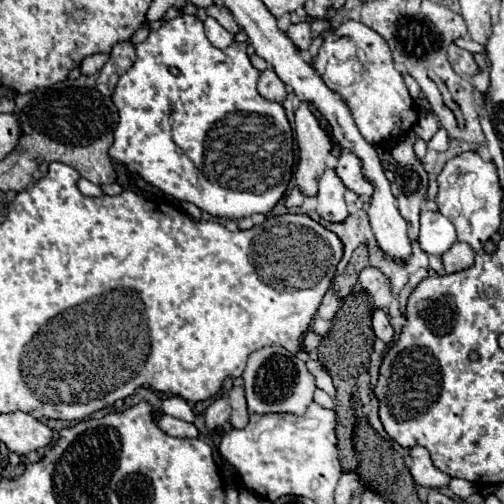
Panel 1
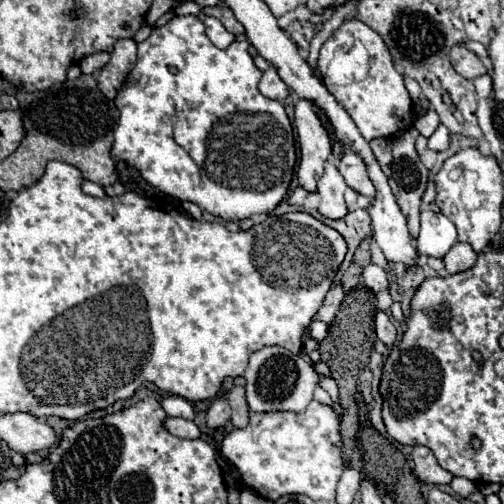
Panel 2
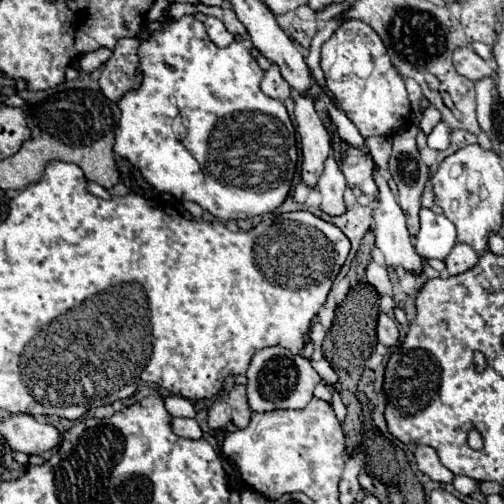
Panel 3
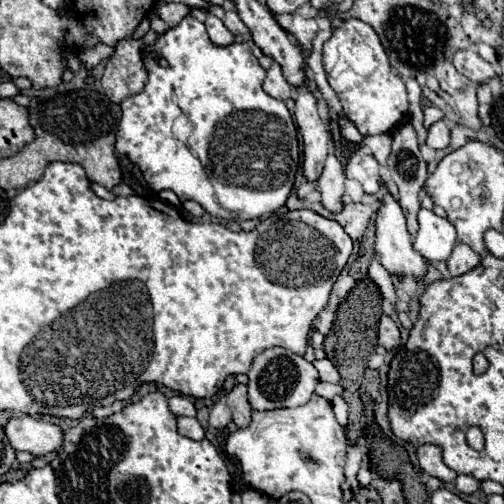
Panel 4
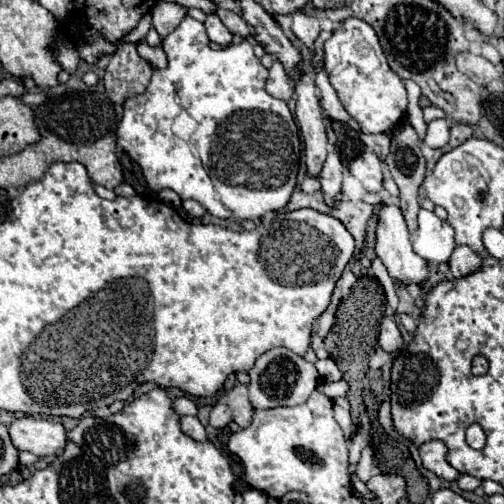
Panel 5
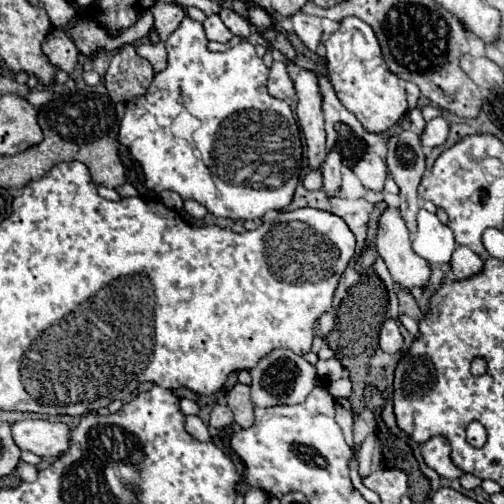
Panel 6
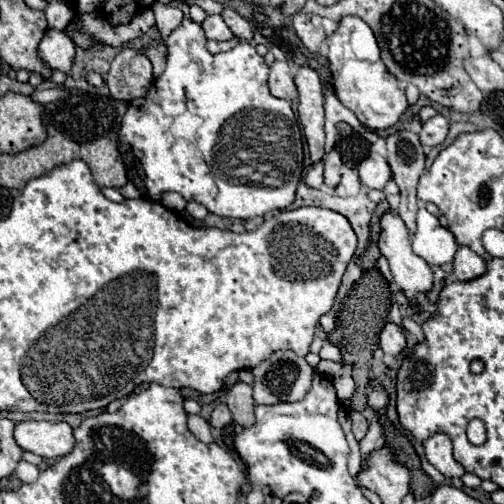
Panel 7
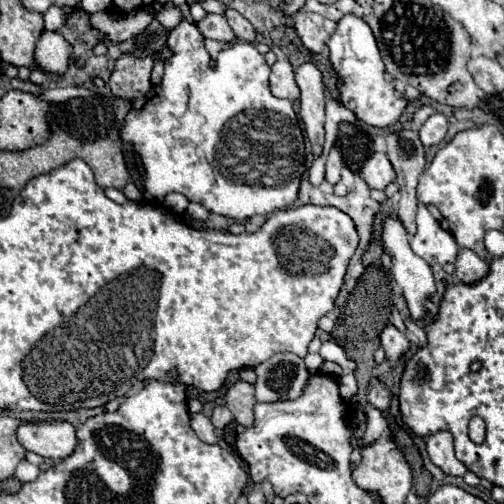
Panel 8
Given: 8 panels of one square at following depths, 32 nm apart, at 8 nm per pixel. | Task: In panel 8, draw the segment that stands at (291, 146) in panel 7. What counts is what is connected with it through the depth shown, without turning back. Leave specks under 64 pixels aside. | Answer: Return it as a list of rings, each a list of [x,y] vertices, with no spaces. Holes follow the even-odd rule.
[[[182,20],[168,36],[168,46],[174,50],[174,56],[164,62],[164,80],[160,86],[154,88],[154,98],[148,100],[148,104],[138,112],[132,108],[128,114],[128,120],[122,130],[122,140],[134,144],[134,150],[140,154],[144,168],[146,168],[146,182],[144,182],[144,200],[148,204],[162,204],[164,196],[172,192],[172,170],[166,168],[162,160],[162,148],[172,146],[174,138],[172,132],[182,128],[182,122],[178,122],[186,112],[196,112],[204,116],[202,126],[202,142],[196,146],[196,150],[206,158],[208,164],[212,164],[212,172],[216,176],[216,182],[212,180],[212,190],[198,190],[198,192],[180,192],[190,202],[200,202],[204,208],[208,208],[214,214],[222,214],[234,220],[248,220],[256,214],[270,214],[274,210],[288,208],[298,198],[298,188],[302,174],[306,170],[306,150],[304,150],[304,136],[298,122],[298,116],[294,112],[294,104],[290,100],[282,100],[272,96],[268,88],[268,76],[270,66],[266,64],[264,56],[256,50],[254,44],[248,42],[236,42],[230,48],[222,50],[216,60],[216,68],[210,68],[210,54],[204,48],[204,36],[200,36],[200,30],[196,24]]]

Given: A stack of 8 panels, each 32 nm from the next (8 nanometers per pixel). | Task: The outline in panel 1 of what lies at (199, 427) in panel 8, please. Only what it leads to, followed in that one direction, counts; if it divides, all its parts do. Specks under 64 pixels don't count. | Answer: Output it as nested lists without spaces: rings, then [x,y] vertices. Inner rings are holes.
[[[162,414],[158,418],[158,424],[170,436],[178,436],[178,438],[196,438],[198,436],[198,430],[196,430],[196,426],[192,422],[184,422],[184,420],[172,418],[168,414]]]

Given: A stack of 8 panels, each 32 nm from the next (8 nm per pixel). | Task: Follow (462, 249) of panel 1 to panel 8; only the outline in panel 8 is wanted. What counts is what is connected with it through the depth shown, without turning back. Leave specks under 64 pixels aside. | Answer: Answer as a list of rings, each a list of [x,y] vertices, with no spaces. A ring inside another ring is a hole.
[[[460,250],[458,260],[456,260],[456,276],[464,284],[476,284],[488,274],[490,266],[476,256],[472,250]]]

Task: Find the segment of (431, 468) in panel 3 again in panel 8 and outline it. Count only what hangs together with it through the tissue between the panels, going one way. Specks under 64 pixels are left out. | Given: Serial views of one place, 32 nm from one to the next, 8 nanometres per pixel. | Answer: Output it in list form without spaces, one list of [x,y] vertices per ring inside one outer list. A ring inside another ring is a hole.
[[[436,432],[426,440],[430,460],[450,476],[464,476],[466,466],[454,456],[454,440],[450,432]]]

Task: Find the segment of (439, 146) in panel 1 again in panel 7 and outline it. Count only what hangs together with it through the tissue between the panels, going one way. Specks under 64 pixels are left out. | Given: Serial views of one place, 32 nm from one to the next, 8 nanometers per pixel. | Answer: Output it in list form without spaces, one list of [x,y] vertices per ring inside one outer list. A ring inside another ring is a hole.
[[[436,114],[422,124],[420,140],[424,146],[438,146],[446,140],[446,134],[448,134],[448,120],[442,114]]]

